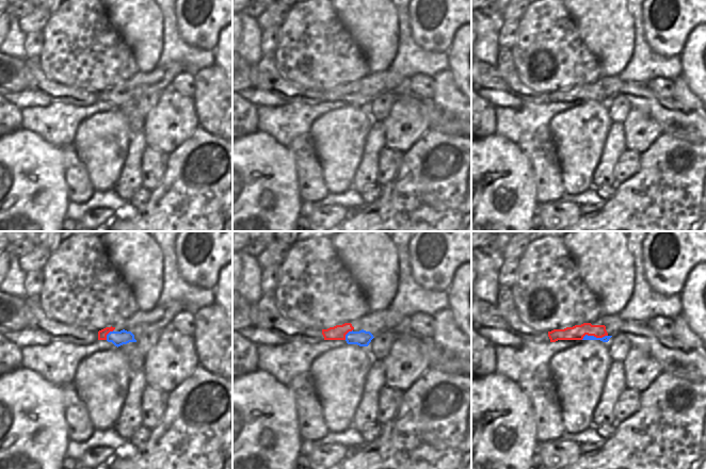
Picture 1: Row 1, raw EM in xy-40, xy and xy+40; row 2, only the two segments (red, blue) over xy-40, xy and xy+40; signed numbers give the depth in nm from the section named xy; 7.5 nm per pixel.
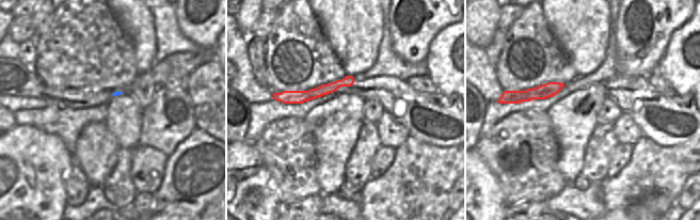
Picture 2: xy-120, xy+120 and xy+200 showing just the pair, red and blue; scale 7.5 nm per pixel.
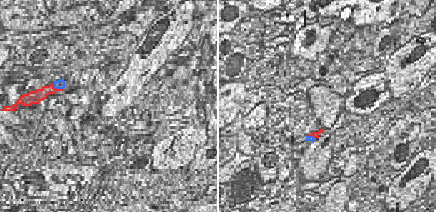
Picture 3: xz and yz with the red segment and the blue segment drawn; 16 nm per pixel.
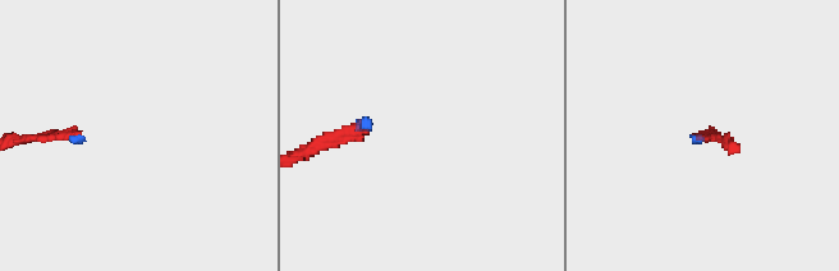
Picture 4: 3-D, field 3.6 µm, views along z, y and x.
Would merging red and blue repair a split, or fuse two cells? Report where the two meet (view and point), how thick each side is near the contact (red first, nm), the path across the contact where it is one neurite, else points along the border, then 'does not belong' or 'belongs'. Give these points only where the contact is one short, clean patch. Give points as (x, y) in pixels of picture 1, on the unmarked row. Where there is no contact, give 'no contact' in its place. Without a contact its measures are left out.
meets red in xy+40 at (594, 97); 110 nm thick on the red side, 50 nm on the other; border along xy+40 (607, 96), (602, 98), (586, 96), (581, 100); does not belong

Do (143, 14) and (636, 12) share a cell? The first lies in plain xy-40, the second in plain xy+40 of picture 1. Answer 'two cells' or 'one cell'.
two cells

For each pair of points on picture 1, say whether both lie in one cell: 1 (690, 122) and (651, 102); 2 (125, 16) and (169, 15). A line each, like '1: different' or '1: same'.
1: same
2: different

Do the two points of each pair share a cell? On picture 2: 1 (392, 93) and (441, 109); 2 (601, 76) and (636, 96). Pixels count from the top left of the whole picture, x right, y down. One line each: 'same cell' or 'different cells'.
1: same cell
2: different cells

